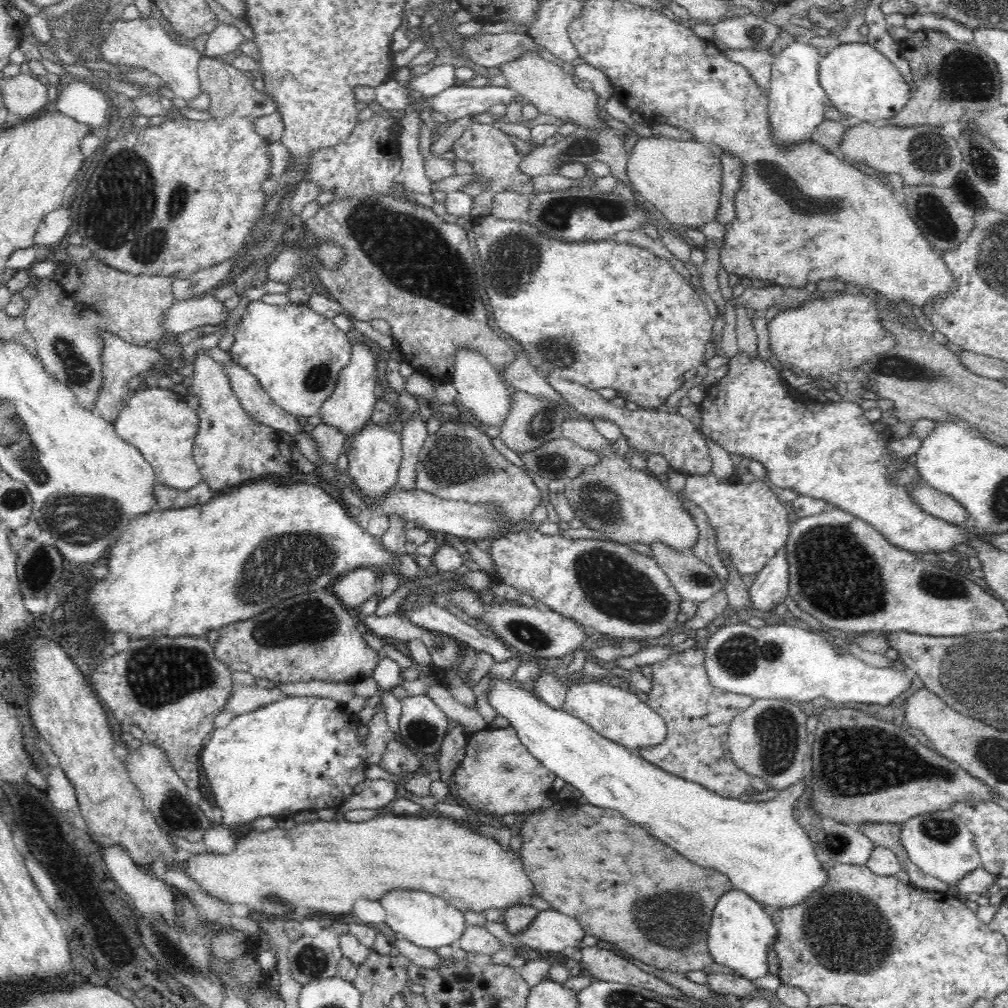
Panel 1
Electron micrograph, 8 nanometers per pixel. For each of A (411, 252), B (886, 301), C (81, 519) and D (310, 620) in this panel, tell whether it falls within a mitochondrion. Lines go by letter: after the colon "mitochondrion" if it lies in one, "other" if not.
A: mitochondrion
B: other
C: mitochondrion
D: mitochondrion

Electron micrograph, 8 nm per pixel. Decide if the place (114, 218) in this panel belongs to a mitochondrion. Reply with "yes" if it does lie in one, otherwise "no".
yes

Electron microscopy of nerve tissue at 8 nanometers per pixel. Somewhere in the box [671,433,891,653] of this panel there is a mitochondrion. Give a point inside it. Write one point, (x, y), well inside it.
(836, 576)

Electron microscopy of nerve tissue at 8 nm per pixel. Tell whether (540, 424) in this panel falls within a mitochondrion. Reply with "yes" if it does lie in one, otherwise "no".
yes

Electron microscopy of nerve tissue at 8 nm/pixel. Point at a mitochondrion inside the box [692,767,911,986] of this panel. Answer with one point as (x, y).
(846, 933)

